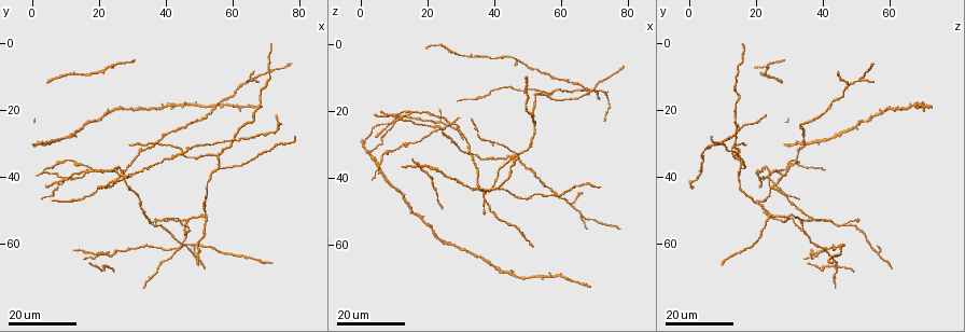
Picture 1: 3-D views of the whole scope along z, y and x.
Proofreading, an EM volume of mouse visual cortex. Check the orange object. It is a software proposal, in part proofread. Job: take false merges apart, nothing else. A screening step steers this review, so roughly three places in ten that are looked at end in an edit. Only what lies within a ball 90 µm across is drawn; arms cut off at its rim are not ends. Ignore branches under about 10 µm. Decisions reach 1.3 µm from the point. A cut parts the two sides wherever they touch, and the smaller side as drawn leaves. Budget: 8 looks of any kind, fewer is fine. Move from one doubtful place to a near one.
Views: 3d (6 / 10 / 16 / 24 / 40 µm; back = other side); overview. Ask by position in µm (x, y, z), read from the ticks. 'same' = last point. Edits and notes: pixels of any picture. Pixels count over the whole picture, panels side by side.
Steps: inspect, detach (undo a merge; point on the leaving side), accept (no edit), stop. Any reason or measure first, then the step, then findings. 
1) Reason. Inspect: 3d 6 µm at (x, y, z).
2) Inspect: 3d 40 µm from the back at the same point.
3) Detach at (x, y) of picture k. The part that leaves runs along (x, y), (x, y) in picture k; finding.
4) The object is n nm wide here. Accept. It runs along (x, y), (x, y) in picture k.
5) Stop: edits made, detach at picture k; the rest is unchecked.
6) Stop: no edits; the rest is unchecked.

Three arms meet. Inspect: 3d 16 µm at (52.5, 51.5, 24.0).

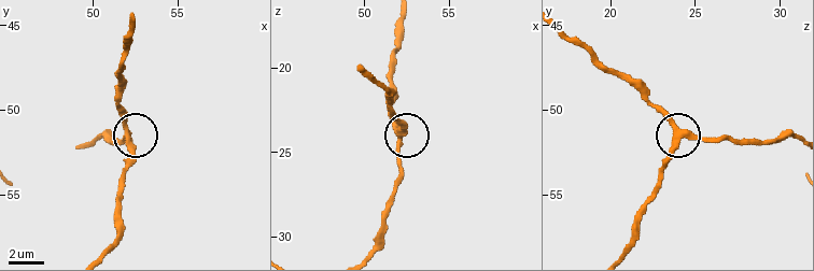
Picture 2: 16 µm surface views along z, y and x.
Inspect: 3d 10 µm at (52.1, 51.3, 23.8).

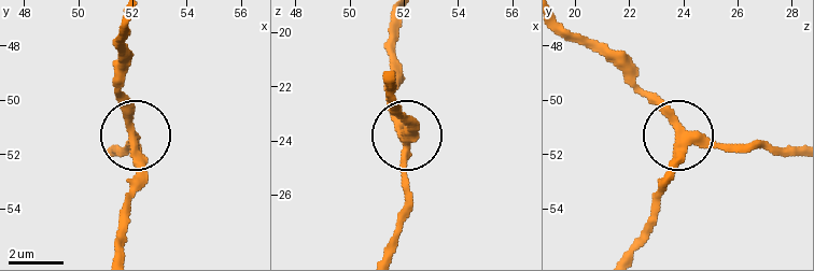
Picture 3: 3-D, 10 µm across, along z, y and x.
Inspect: 3d 10 µm from the back at (52.0, 51.4, 23.8).

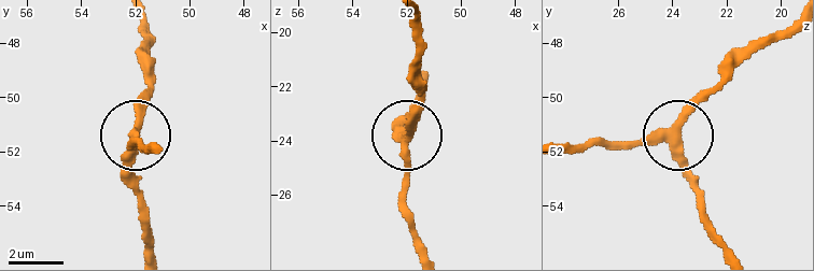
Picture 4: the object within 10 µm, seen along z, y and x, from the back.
The side arm is 23 µm long; 3 arms meet here. Accept. One neuron here.

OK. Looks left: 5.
Inspect: 3d 24 µm at (26.0, 39.0, 24.5).

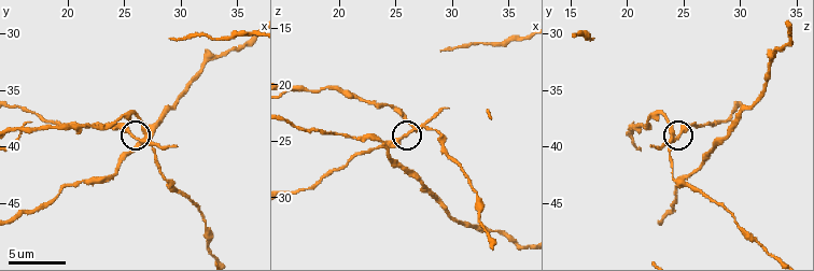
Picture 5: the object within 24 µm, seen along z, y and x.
Closer look. Inspect: 3d 6 µm at (26.8, 39.4, 24.2).

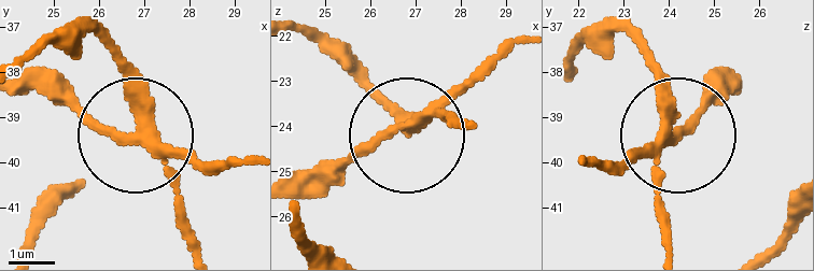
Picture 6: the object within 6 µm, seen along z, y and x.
The object is 260 nm wide here. Detach at (206, 168) of picture 6. The part that leaves runs along (146, 142), (23, 84) in picture 6; two neurons meet here.

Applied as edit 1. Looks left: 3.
Inspect: 3d 24 µm at (59.0, 29.0, 10.5).

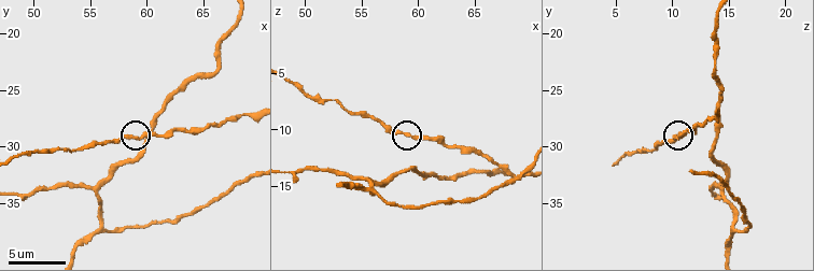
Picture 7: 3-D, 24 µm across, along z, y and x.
Closer look. Inspect: 3d 10 µm at (59.2, 29.4, 10.6).

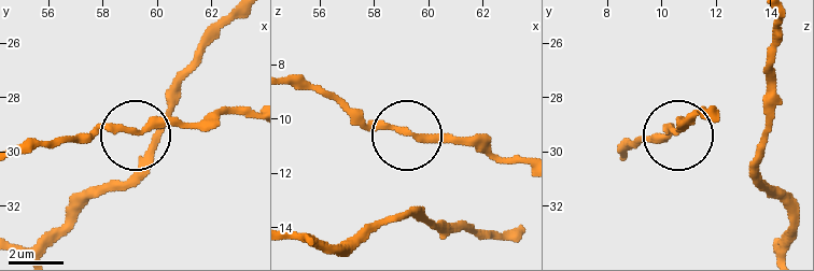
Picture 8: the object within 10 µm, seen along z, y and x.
Accept. All the same neuron.

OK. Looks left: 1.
Four arms meet. Inspect: 3d 10 µm at (16.0, 38.6, 20.4).

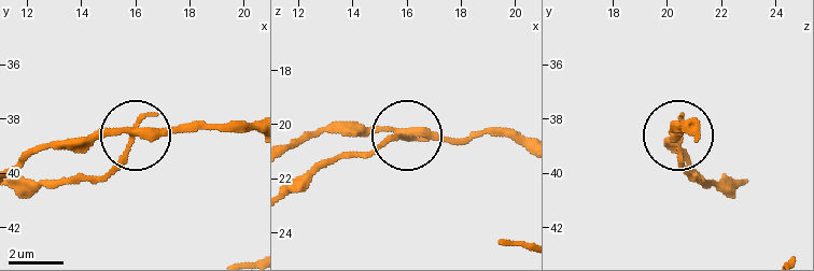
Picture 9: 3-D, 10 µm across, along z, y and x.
4 arms meet here. Detach at (113, 166) of picture 9. The part that leaves runs along (131, 136), (125, 154), (103, 172), (20, 182) in picture 9; two neurons meet here.

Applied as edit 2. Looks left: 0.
Stop: edits made, detach at picture 6, detach at picture 9; the rest is unchecked.

